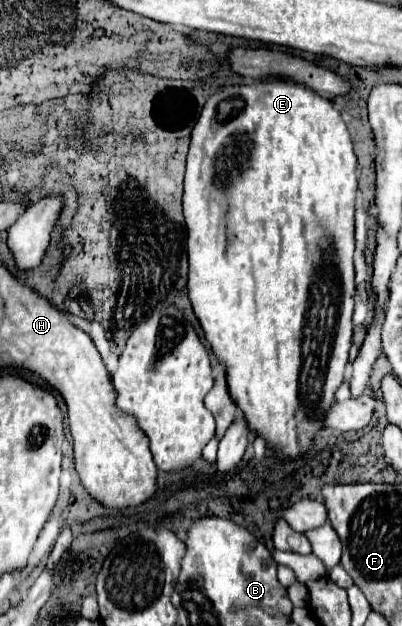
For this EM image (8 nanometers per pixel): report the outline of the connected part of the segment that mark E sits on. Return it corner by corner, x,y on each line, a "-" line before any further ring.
275,81
271,83
247,83
233,85
207,99
201,117
193,129
187,173
185,173
185,195
183,213
187,225
187,253
189,253
189,299
193,311
205,331
213,355
227,367
227,385
233,403
245,415
249,431
273,447
281,461
293,461
303,457
315,435
323,431
325,415
335,403
335,391
343,383
343,369
349,361
349,347
353,337
353,295
355,295
355,199
357,199
357,157
353,153
353,141
341,113
325,97
319,97
311,89
303,89
293,83

